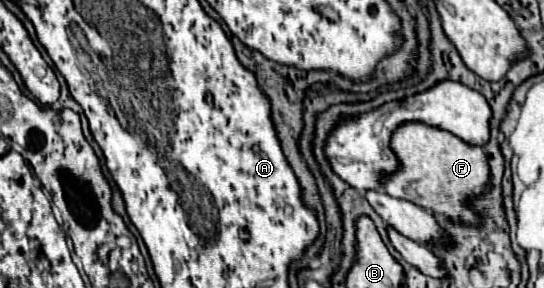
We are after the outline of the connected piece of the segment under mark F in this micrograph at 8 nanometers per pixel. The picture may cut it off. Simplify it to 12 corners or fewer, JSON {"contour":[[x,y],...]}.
{"contour":[[422,121],[390,137],[382,189],[478,225],[482,147]]}

